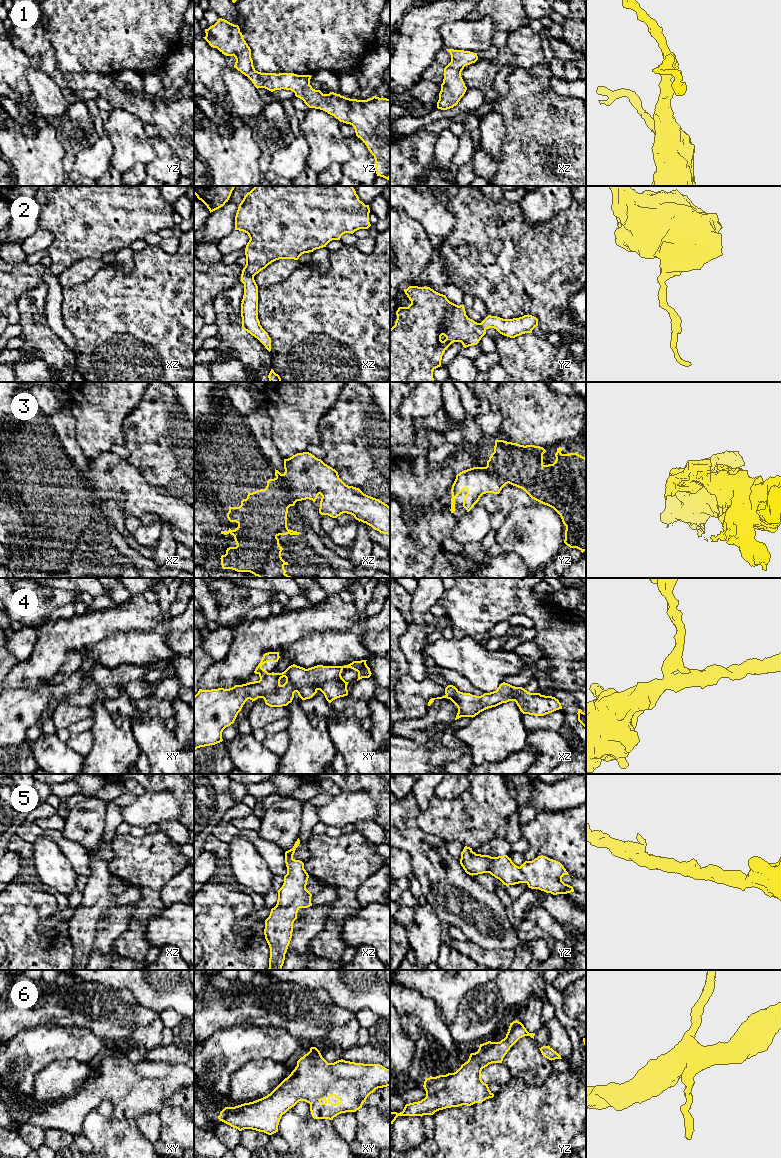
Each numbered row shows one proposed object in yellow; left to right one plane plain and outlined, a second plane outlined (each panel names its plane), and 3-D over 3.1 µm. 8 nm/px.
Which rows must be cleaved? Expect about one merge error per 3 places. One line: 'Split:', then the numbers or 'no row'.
Split: 3, 4

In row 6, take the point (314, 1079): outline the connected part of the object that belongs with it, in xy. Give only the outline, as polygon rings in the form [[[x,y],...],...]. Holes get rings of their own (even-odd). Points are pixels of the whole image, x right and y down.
[[[316,1047],[297,1061],[297,1066],[270,1094],[253,1102],[235,1107],[225,1107],[218,1119],[242,1131],[252,1129],[272,1135],[278,1132],[283,1114],[299,1101],[310,1104],[314,1119],[329,1119],[341,1113],[356,1112],[362,1108],[367,1097],[378,1088],[390,1086],[390,1069],[380,1064],[363,1064],[343,1059],[328,1063]]]

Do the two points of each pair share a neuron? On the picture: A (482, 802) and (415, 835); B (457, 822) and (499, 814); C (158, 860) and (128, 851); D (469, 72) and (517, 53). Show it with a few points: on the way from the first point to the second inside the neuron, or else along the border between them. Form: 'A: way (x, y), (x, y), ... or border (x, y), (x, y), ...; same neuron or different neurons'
A: border (400, 829), (420, 828), (444, 841); different neurons
B: way (467, 821), (472, 821), (479, 814), (489, 814); same neuron
C: way (151, 860), (137, 860), (135, 858); same neuron
D: way (481, 72), (496, 65), (505, 58); same neuron

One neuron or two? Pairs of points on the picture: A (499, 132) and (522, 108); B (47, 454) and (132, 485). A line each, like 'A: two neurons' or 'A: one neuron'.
A: two neurons
B: one neuron

